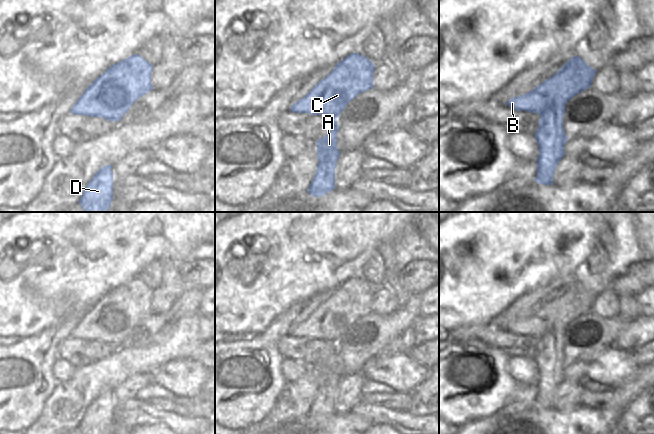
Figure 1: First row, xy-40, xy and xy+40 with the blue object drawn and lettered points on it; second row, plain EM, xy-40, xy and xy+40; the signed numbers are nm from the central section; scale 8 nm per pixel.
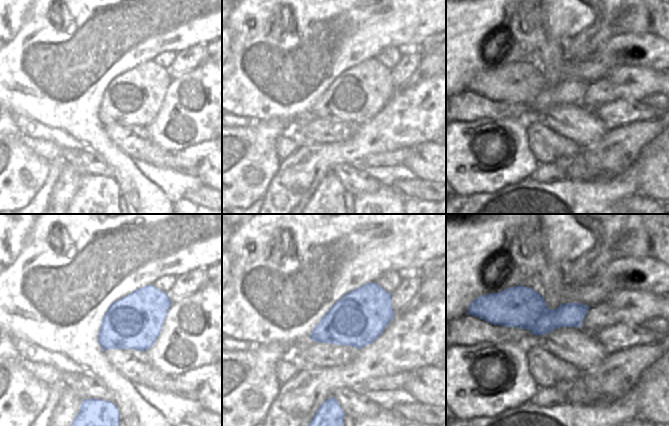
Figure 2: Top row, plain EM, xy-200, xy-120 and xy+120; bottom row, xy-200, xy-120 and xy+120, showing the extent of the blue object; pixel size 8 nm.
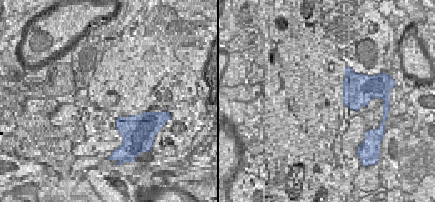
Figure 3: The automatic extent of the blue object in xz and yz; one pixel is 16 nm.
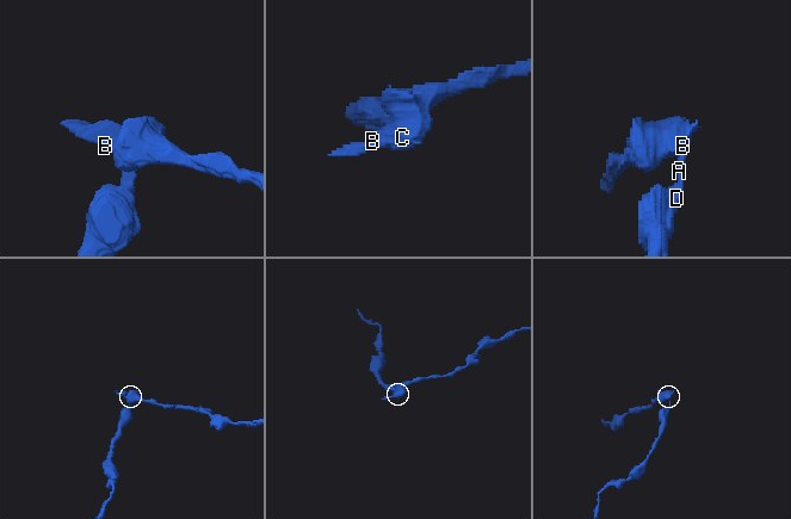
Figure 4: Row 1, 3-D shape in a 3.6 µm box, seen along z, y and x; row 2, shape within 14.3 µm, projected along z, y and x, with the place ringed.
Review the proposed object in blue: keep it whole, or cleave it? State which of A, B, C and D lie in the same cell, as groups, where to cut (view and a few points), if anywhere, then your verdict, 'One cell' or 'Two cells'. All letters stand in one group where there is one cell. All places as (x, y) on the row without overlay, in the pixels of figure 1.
Groups: A D / B C. Split along xy+40 (564, 330), (553, 330), (549, 338), (541, 341). Two cells.

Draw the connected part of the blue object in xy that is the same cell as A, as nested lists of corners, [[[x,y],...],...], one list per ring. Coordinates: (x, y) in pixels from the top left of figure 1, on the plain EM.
[[[333,343],[333,352],[317,364],[317,394],[307,414],[314,421],[322,421],[335,413],[335,392],[341,378],[337,372],[337,343]]]

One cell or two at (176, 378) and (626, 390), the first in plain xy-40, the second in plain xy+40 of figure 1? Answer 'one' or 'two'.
two

